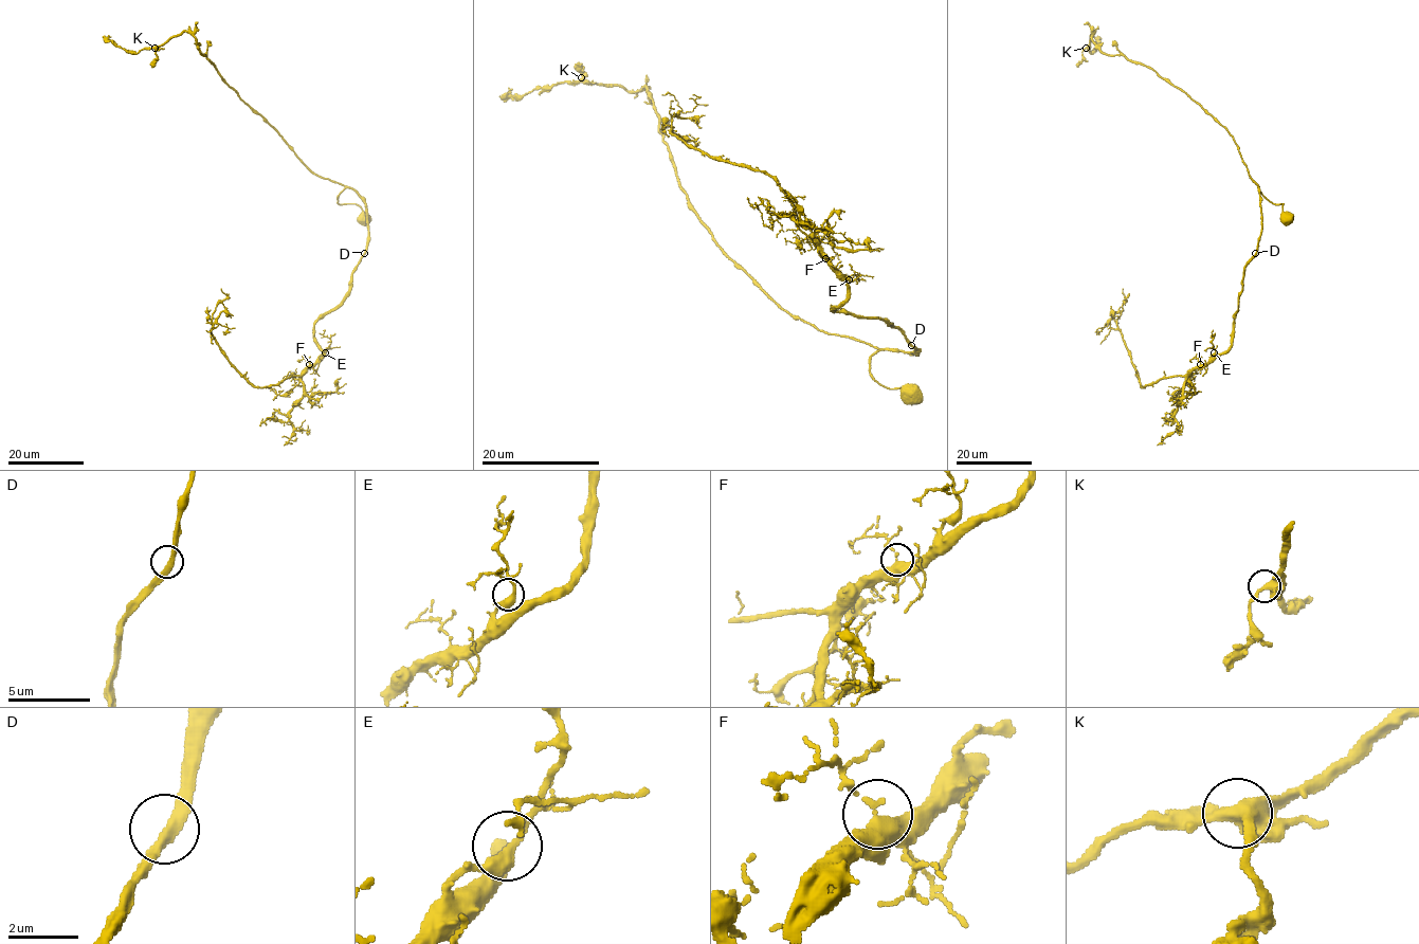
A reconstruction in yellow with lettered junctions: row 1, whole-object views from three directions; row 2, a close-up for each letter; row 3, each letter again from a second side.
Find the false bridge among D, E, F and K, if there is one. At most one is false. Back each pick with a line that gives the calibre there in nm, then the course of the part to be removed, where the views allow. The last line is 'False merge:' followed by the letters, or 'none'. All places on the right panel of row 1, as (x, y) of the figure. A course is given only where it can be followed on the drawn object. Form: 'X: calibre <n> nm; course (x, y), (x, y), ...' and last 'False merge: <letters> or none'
False merge: none

